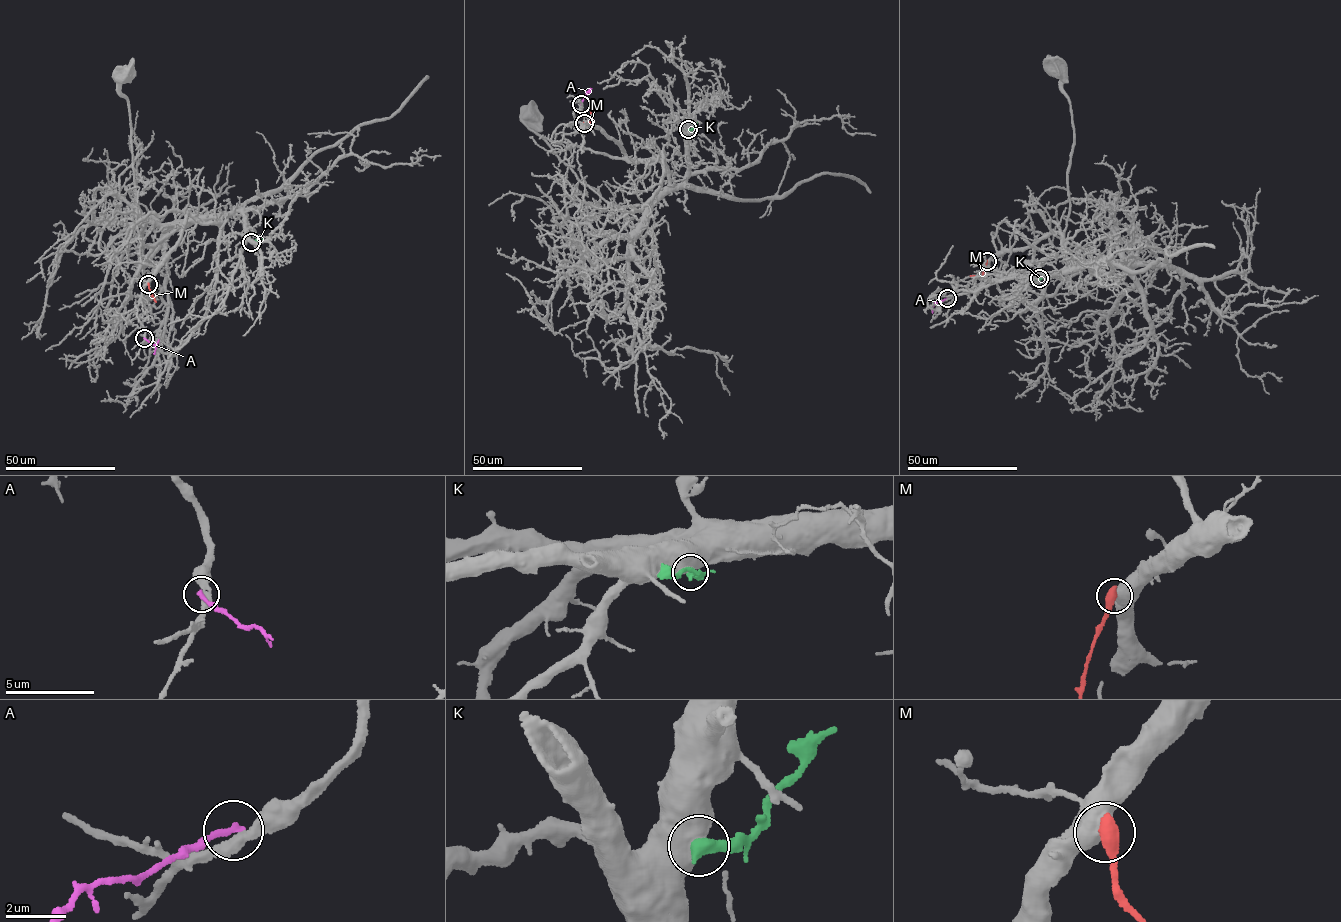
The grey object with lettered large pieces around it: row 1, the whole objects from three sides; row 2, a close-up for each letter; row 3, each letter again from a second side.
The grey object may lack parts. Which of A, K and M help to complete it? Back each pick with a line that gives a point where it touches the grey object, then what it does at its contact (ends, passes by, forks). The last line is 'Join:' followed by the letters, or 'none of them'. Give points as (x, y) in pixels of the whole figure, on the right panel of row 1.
Join: none of them

